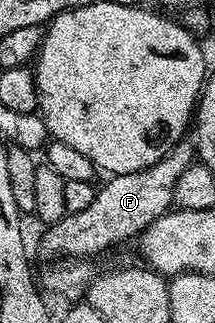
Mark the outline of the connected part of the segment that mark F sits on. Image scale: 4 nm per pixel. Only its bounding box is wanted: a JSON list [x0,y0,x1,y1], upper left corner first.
[43,142,196,258]

